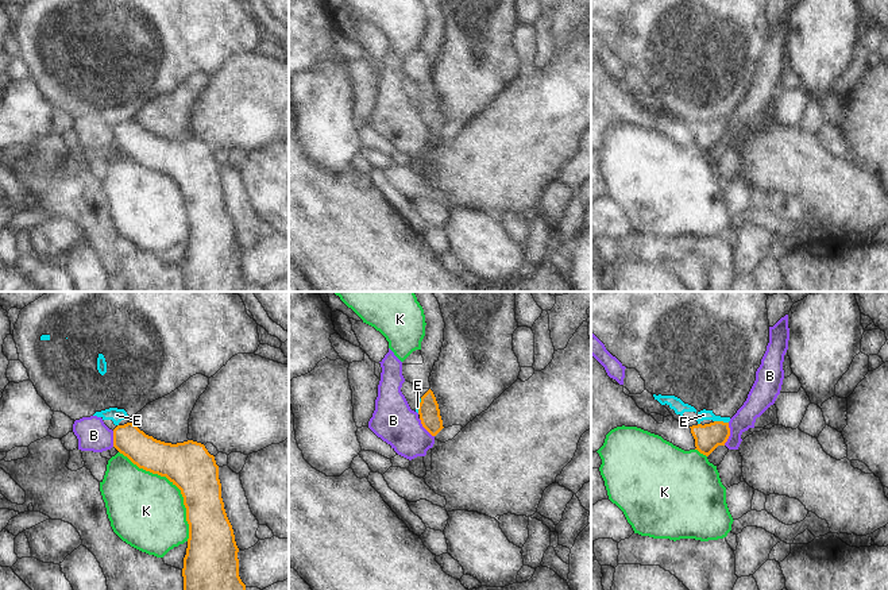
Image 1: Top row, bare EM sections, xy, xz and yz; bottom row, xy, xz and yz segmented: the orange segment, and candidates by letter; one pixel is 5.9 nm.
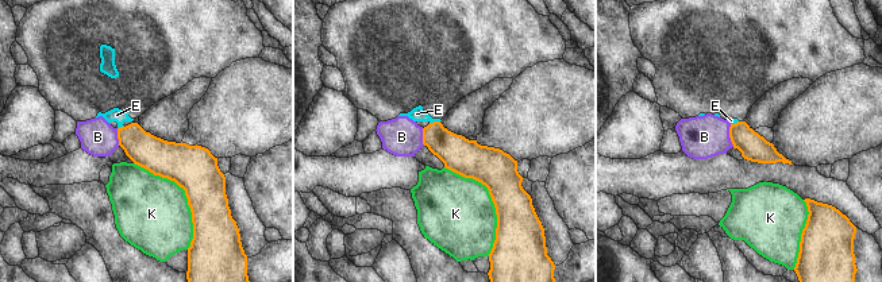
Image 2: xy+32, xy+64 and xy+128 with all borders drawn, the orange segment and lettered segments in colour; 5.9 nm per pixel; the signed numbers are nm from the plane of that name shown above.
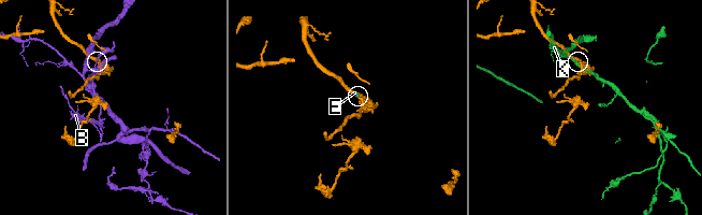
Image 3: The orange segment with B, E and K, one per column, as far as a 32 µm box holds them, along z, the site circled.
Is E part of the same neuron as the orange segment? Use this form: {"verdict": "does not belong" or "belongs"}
{"verdict": "does not belong"}

